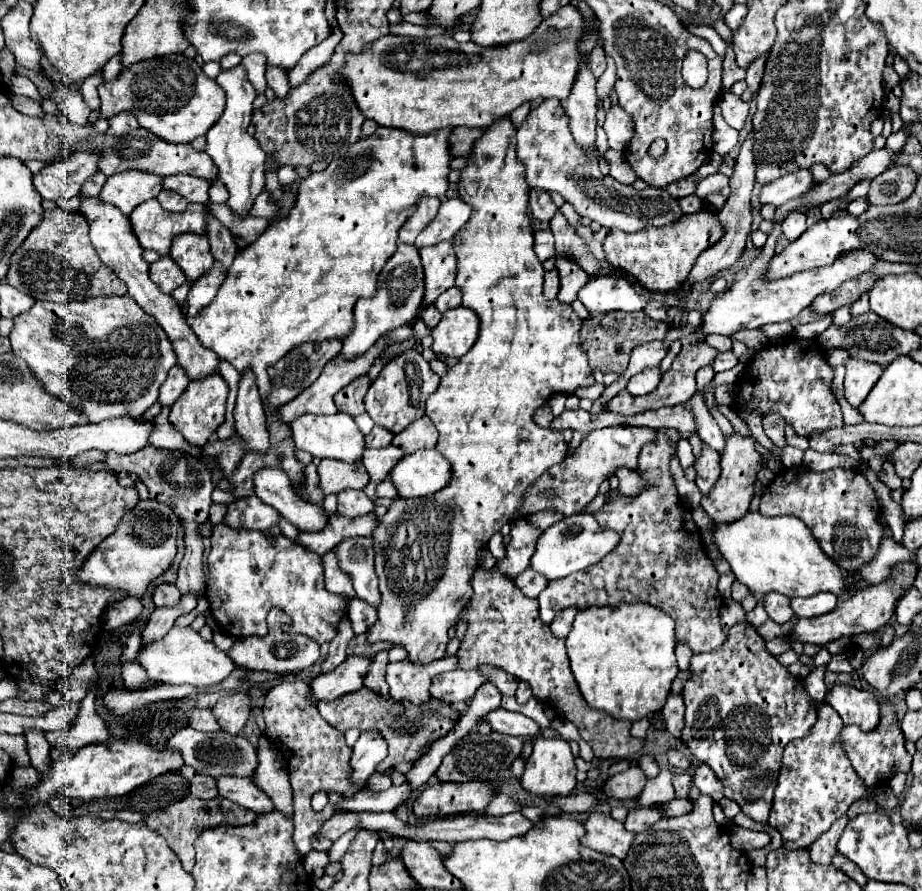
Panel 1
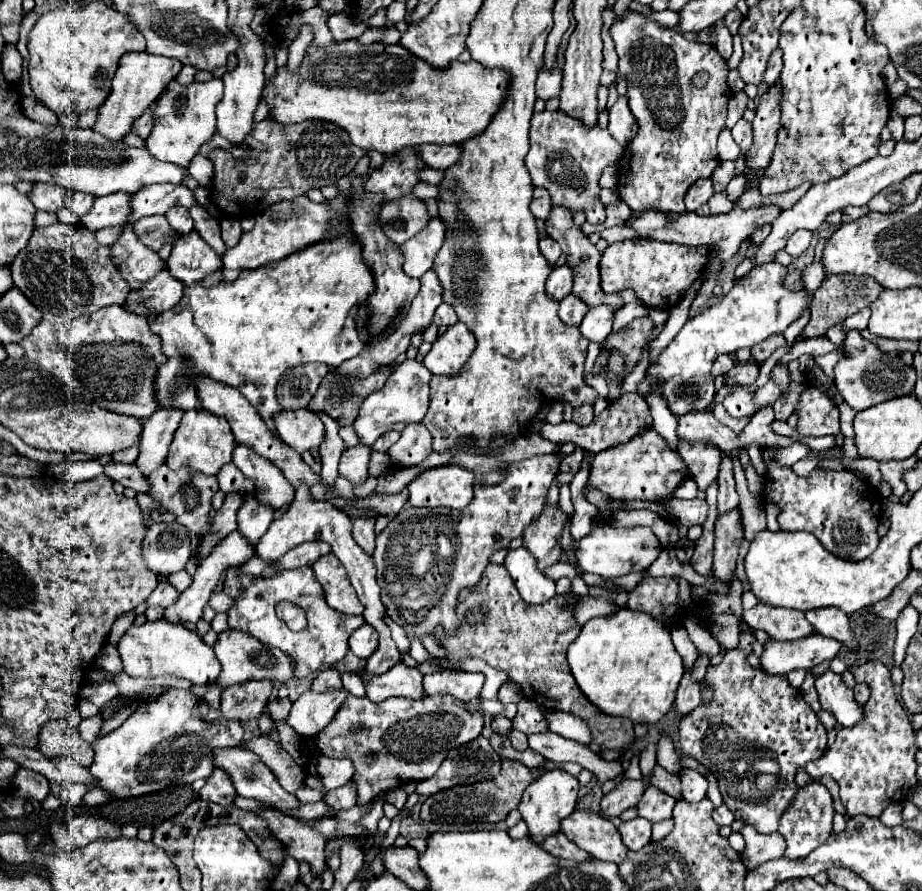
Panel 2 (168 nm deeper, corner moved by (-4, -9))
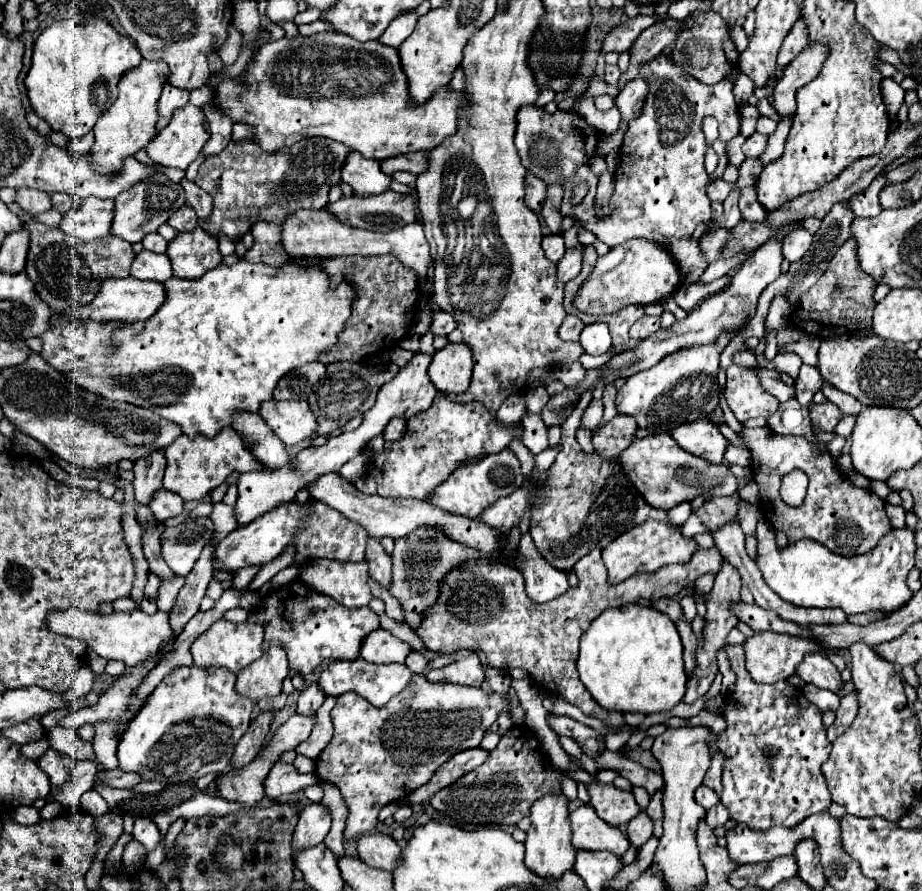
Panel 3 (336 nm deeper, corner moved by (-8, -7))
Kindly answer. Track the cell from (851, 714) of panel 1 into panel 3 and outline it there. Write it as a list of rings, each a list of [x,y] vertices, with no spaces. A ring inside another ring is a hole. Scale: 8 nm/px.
[[[819,653],[807,655],[803,659],[803,663],[799,665],[797,675],[805,683],[813,683],[815,687],[827,689],[827,691],[833,691],[833,693],[841,691],[841,687],[843,687],[841,673],[835,669],[835,665],[827,657],[823,657]]]

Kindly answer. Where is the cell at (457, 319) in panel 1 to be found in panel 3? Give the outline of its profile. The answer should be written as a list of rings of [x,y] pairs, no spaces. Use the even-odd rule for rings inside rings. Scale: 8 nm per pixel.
[[[447,343],[435,351],[429,365],[433,385],[443,393],[463,393],[473,373],[473,353],[465,343]]]

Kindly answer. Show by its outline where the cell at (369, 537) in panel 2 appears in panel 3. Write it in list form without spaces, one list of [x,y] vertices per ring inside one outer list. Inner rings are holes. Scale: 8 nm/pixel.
[[[367,537],[367,553],[365,553],[365,559],[371,561],[371,577],[375,581],[379,581],[385,589],[389,587],[391,583],[391,557],[385,553],[383,545],[379,539],[375,537]]]

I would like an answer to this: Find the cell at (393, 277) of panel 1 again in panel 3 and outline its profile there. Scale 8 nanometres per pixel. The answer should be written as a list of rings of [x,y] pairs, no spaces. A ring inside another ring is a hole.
[[[351,151],[345,165],[341,179],[353,187],[355,197],[371,197],[385,193],[391,185],[391,177],[381,171],[381,163],[375,159],[365,159],[361,153]]]

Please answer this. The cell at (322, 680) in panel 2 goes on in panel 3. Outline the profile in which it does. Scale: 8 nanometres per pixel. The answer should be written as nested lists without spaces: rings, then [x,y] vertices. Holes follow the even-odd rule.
[[[311,683],[305,691],[301,691],[301,695],[297,699],[297,713],[311,715],[323,705],[323,701],[325,701],[323,689],[319,689],[317,683]]]

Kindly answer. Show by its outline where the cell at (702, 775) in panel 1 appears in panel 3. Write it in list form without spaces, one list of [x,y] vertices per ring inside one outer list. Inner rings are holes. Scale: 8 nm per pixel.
[[[717,753],[717,755],[713,757],[713,761],[711,761],[711,767],[709,767],[705,779],[703,779],[703,783],[705,783],[707,787],[711,787],[717,795],[723,793],[723,785],[721,785],[721,767],[723,767],[723,753]]]

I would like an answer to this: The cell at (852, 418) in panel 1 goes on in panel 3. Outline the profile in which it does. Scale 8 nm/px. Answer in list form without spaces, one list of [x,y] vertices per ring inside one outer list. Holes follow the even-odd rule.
[[[843,415],[843,419],[835,427],[835,433],[841,437],[849,437],[853,433],[853,425],[855,425],[855,415]]]

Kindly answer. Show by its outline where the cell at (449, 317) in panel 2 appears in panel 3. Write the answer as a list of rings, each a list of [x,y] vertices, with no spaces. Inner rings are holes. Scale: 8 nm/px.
[[[437,311],[437,313],[433,315],[431,331],[433,331],[435,335],[447,337],[453,329],[455,329],[455,319],[451,317],[451,313],[447,313],[447,311]]]

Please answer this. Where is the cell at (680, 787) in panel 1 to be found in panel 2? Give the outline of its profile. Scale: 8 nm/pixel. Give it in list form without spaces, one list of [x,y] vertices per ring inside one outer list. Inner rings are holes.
[[[655,767],[655,771],[651,773],[651,779],[649,779],[651,785],[655,785],[657,789],[661,789],[663,793],[671,795],[673,799],[679,799],[681,797],[681,781],[675,779],[675,775],[663,771],[663,767]]]

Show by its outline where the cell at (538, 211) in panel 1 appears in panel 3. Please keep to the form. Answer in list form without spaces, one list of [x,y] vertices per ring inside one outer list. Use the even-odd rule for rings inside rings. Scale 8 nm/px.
[[[527,173],[527,177],[525,177],[525,203],[529,205],[529,209],[533,209],[539,215],[545,197],[547,197],[547,185],[543,181],[539,181],[533,173]]]

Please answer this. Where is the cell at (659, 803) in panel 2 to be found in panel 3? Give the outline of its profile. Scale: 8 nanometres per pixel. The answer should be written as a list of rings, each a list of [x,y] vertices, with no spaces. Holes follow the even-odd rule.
[[[659,789],[659,793],[653,793],[651,803],[647,807],[647,815],[651,817],[653,827],[655,827],[655,831],[653,831],[655,837],[661,837],[661,833],[663,833],[663,805],[661,805],[661,801],[663,801],[663,791]]]

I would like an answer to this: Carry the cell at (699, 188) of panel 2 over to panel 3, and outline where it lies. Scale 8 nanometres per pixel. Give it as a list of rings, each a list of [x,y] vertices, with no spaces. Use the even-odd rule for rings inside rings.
[[[715,179],[711,181],[711,185],[707,185],[707,197],[711,201],[725,201],[727,195],[731,193],[733,185],[731,183],[725,183],[723,179]]]

